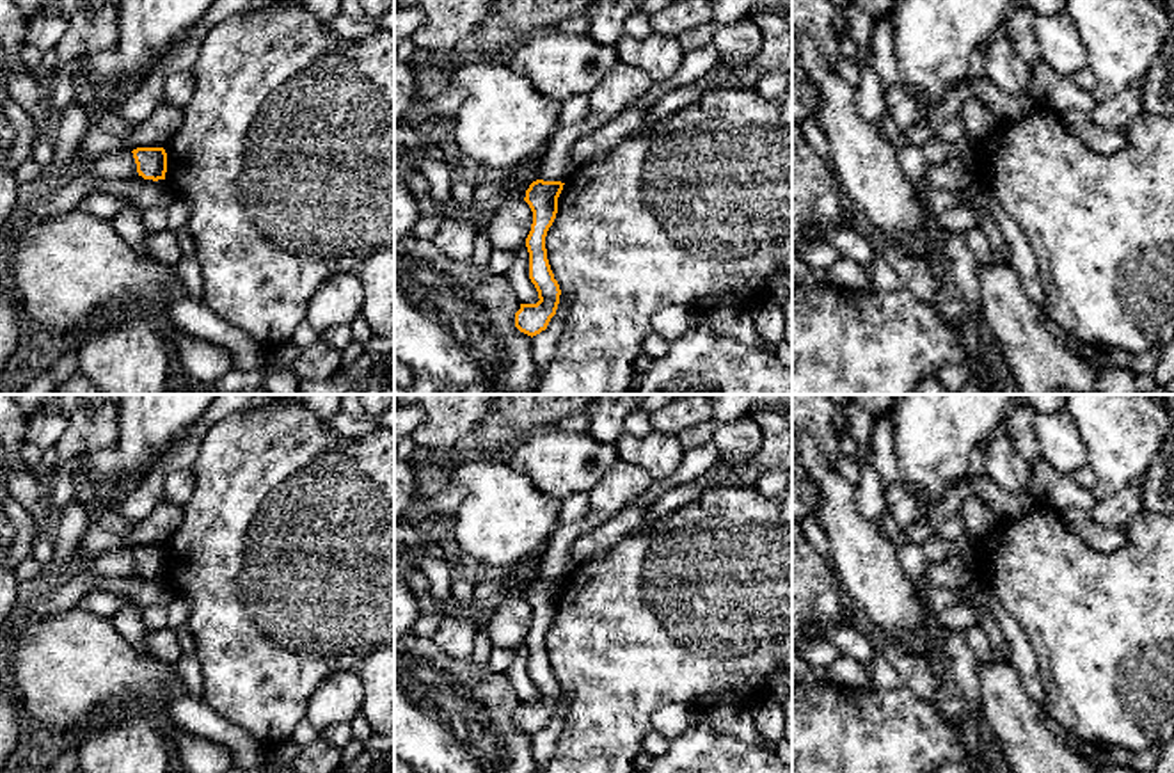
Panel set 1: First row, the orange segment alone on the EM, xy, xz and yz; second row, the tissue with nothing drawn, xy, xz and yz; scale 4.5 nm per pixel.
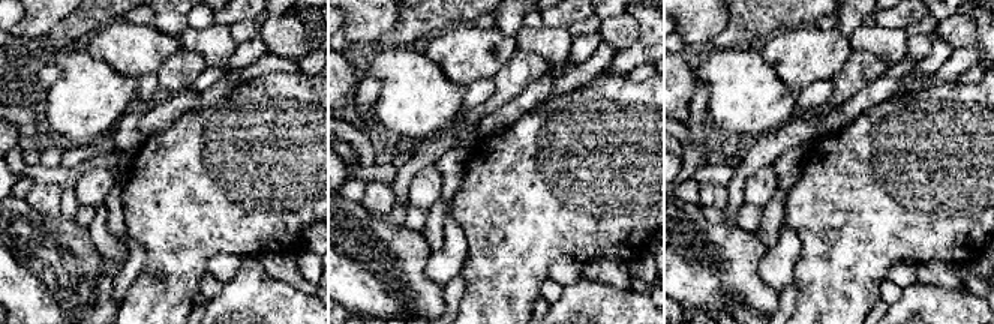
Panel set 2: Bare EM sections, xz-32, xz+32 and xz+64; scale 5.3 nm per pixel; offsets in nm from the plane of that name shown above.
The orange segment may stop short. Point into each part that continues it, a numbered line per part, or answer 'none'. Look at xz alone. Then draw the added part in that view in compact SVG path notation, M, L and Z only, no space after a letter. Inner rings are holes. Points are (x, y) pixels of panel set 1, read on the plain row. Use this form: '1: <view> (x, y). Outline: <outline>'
none

